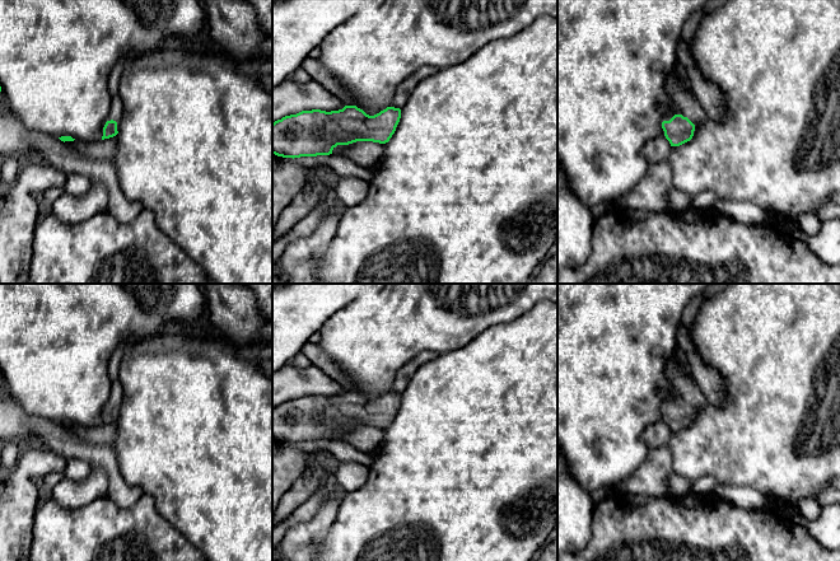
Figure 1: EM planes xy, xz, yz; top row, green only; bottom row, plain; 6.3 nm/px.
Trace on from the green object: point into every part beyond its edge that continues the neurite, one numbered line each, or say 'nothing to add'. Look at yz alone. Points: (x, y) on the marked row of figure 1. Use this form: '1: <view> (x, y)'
1: yz (675, 111)

